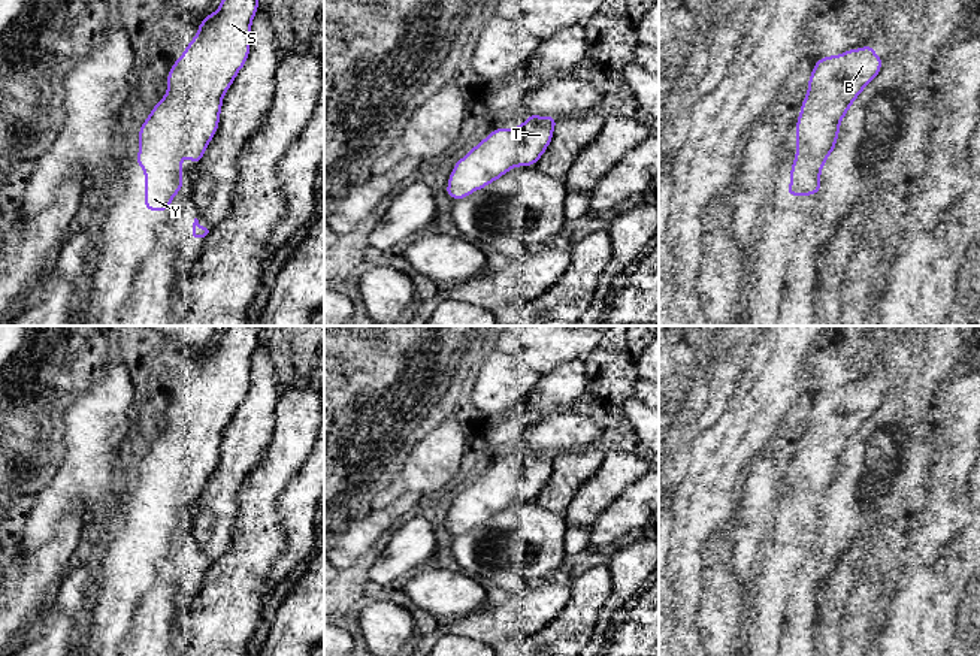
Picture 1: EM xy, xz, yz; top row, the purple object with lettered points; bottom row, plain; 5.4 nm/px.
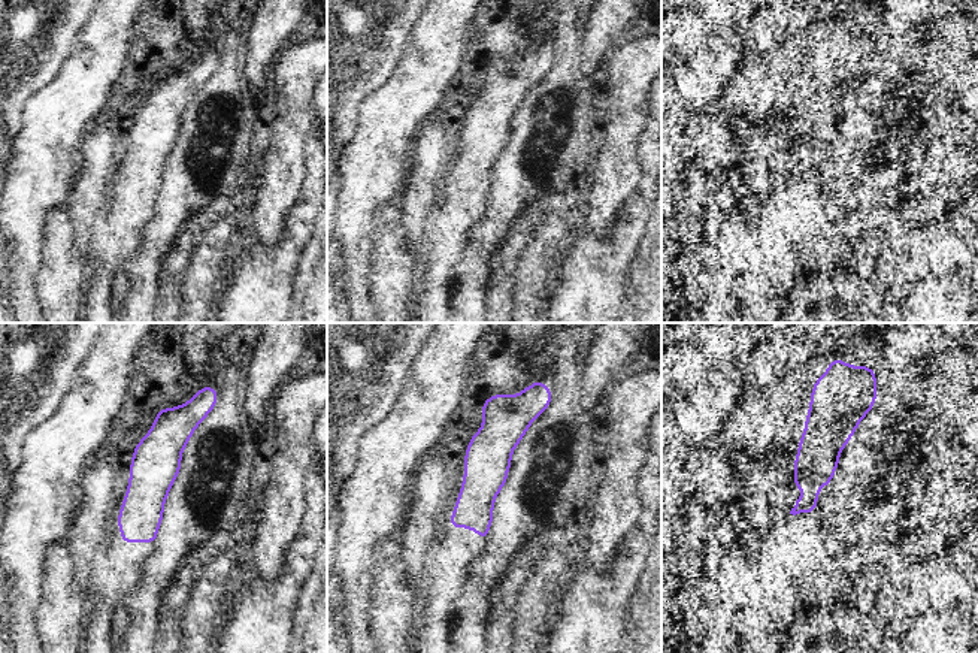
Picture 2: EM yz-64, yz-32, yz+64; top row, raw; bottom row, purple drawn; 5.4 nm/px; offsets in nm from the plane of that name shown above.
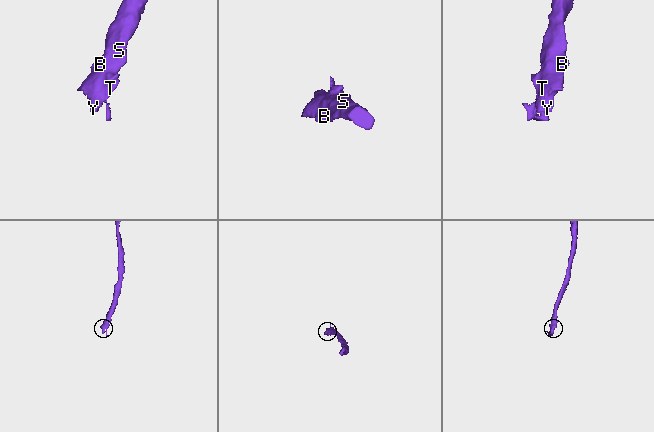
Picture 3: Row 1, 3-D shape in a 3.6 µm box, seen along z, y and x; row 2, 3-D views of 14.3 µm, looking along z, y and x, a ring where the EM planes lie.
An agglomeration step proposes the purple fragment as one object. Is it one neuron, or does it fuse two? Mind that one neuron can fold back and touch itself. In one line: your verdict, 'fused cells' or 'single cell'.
single cell

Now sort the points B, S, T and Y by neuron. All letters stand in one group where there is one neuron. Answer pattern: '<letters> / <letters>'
B S T Y

